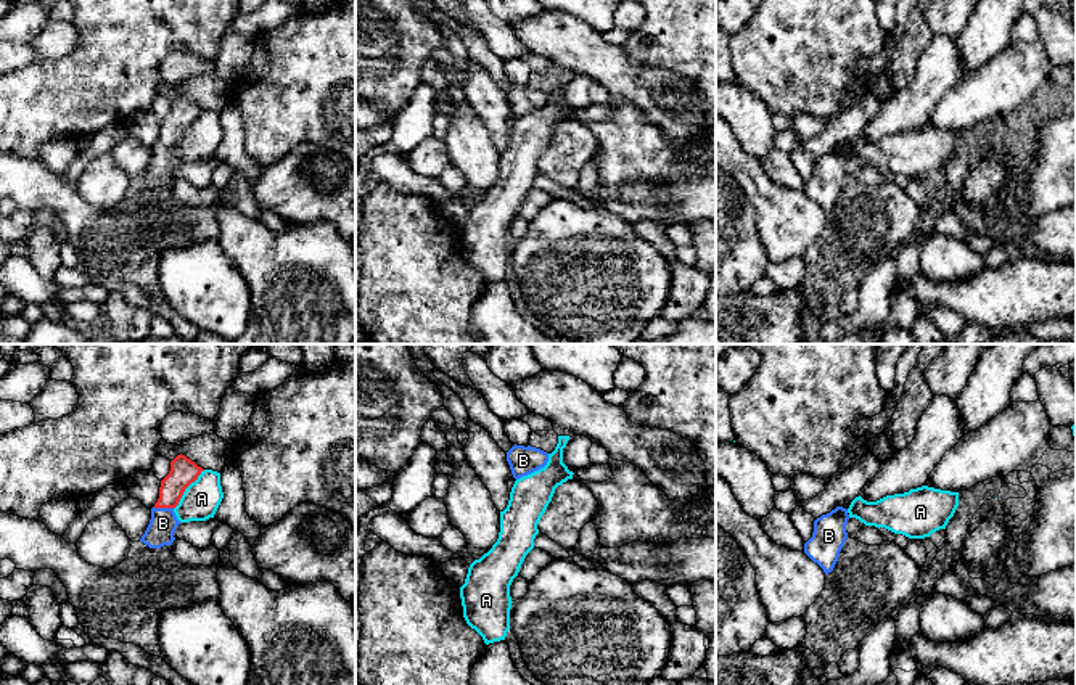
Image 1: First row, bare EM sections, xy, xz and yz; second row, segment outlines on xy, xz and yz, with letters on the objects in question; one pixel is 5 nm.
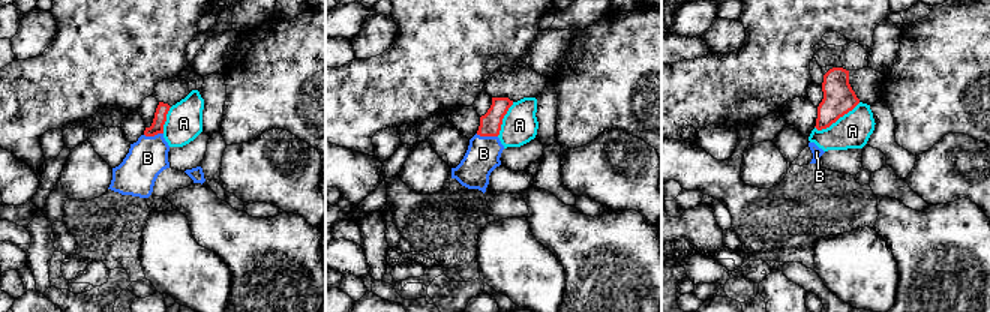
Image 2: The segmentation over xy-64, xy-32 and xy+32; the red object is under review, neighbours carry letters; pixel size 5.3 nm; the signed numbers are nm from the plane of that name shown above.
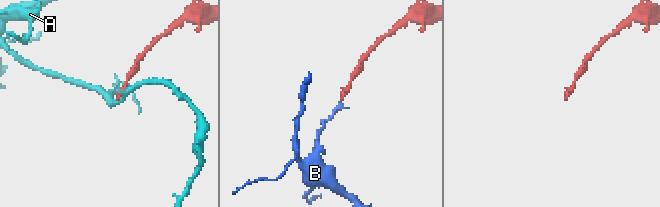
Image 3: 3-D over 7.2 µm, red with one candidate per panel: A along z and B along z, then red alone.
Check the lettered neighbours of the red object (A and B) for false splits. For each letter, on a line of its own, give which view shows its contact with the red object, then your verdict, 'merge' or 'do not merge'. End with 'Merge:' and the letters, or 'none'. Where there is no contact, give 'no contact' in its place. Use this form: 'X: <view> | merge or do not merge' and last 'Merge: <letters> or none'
A: xy | do not merge
B: xy | merge
Merge: B

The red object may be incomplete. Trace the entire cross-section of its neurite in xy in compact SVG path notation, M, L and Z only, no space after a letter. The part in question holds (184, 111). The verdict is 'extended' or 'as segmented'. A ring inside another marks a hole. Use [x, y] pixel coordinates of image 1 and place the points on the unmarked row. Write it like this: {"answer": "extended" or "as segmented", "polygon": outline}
{"answer": "extended", "polygon": "M182 93L170 101L170 111L161 121L159 138L151 148L151 159L140 182L150 188L172 185L175 180L174 172L180 164L174 148L179 145L185 129L195 122L203 111L201 106Z"}

